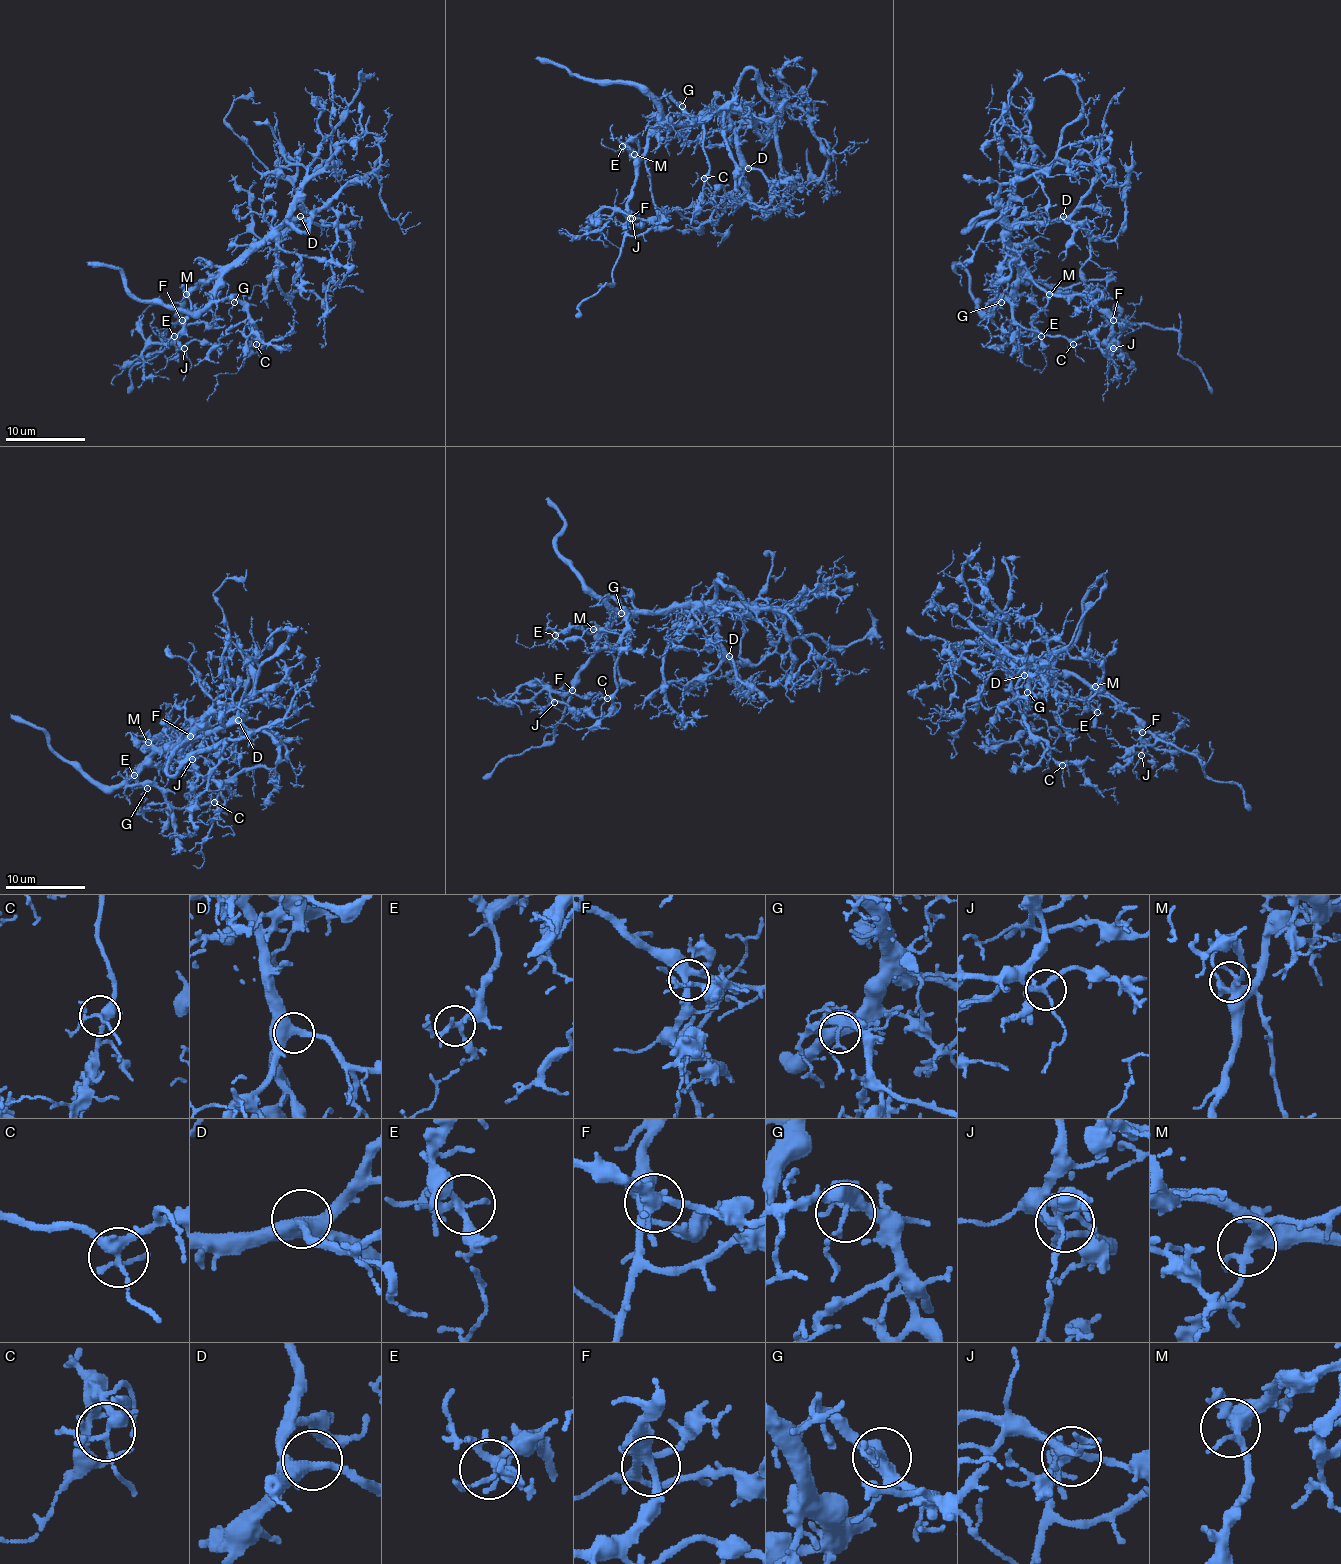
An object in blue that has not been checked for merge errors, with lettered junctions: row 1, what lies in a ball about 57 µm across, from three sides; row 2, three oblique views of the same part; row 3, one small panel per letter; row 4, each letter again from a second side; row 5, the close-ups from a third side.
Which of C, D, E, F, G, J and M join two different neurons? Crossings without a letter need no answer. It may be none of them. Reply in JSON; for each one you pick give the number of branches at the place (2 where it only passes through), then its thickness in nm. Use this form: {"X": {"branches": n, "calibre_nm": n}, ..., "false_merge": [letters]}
{"false_merge": []}

